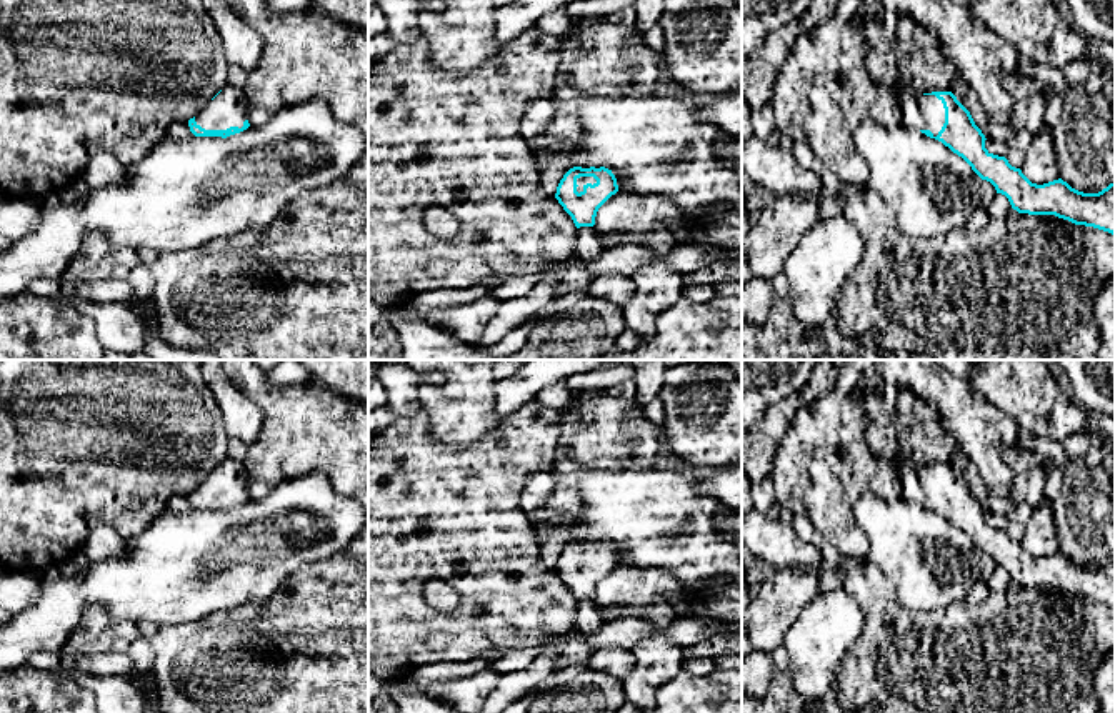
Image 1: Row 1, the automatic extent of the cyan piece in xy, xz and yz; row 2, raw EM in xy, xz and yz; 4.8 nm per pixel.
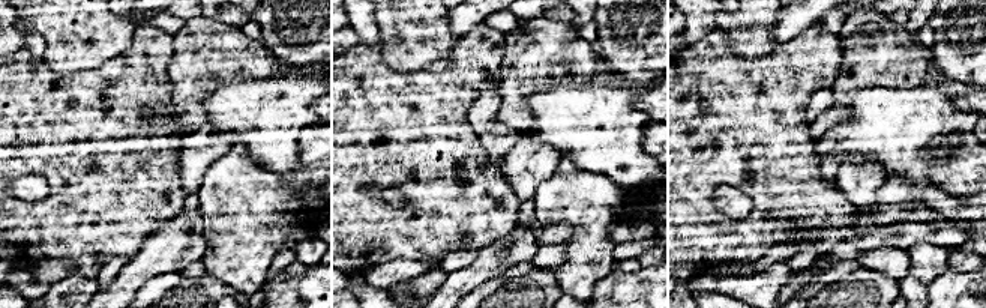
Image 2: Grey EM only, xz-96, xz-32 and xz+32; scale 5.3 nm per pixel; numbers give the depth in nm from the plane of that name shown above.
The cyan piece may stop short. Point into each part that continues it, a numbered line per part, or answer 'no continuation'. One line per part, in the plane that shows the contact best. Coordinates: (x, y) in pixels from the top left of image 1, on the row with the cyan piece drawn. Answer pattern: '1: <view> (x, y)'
1: yz (925, 112)

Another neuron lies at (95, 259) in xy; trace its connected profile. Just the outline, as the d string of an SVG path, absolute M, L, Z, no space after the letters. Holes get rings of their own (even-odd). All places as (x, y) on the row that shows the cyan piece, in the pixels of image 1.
M90 232L67 267L63 278L73 283L127 278L138 265L140 260L135 250L115 250L105 235Z

